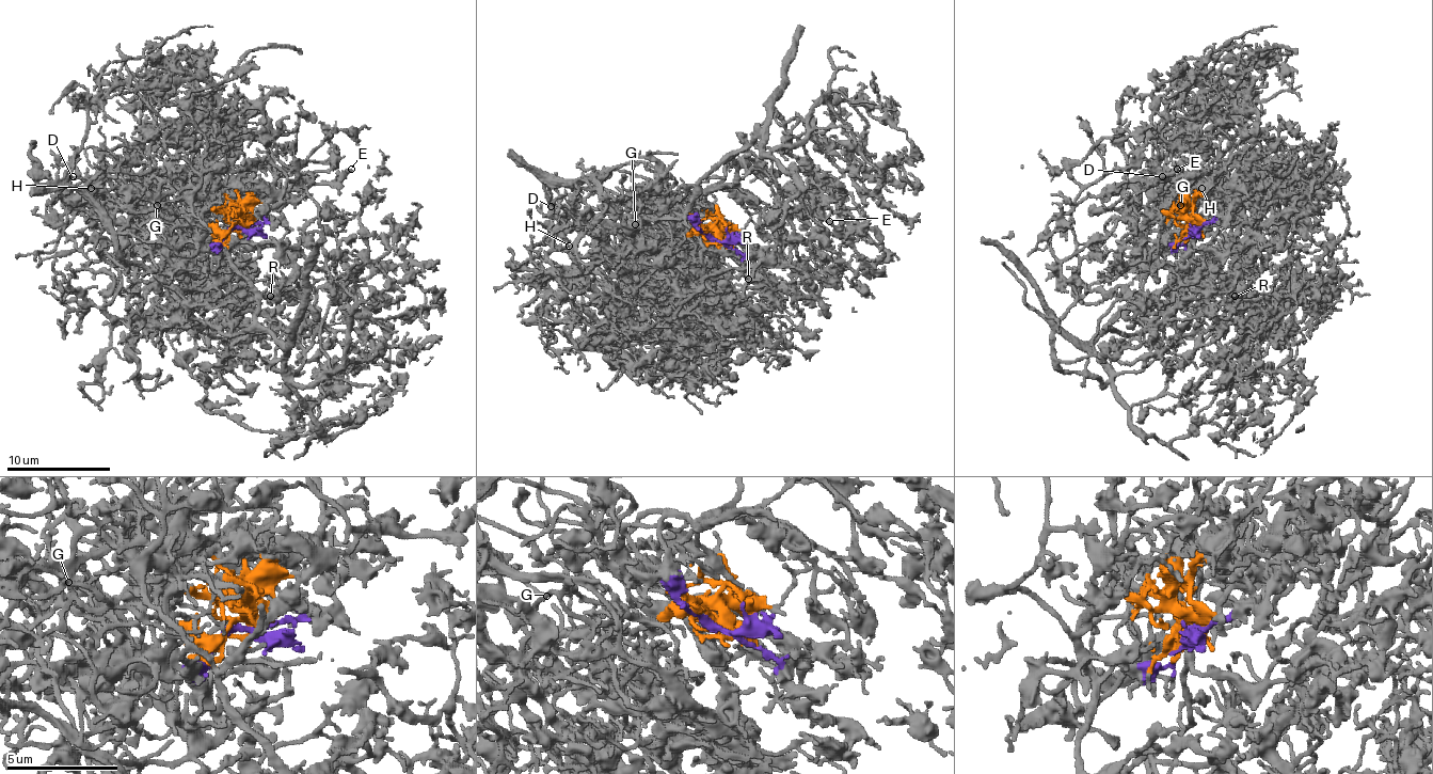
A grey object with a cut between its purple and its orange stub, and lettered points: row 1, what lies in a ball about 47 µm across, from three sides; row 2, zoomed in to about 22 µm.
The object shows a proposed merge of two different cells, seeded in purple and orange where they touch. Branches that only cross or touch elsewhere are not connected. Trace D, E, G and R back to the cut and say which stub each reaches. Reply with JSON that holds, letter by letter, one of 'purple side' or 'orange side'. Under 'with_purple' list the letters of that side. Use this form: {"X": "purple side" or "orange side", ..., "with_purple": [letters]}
{"D": "orange side", "E": "purple side", "G": "orange side", "R": "purple side", "with_purple": ["E", "R"]}

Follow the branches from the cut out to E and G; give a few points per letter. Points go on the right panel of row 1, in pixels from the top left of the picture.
E: (1195, 226), (1182, 242), (1144, 237), (1144, 245), (1108, 208), (1128, 183), (1157, 183), (1177, 170)
G: (1195, 224), (1153, 255), (1184, 224), (1198, 226), (1206, 206), (1172, 198), (1180, 206)

